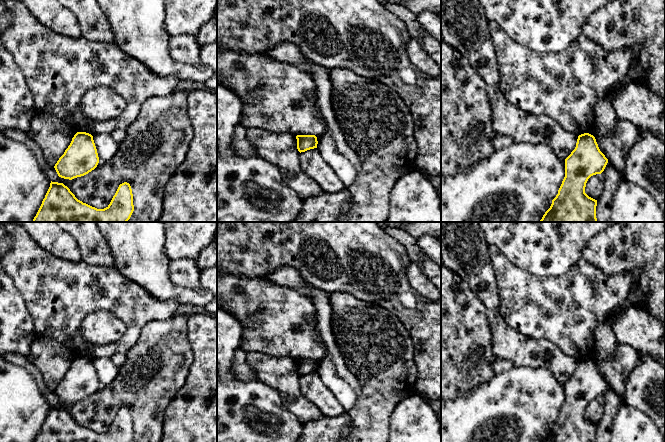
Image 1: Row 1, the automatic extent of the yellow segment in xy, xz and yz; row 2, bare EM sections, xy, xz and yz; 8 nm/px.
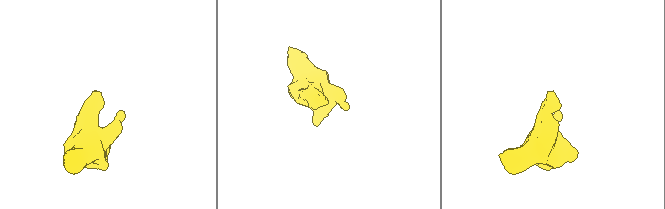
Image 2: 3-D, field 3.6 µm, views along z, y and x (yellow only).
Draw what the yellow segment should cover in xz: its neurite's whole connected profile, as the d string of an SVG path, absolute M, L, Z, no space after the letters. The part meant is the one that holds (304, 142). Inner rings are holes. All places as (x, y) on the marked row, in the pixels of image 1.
M297 135L296 139L297 149L300 153L317 148L318 141L315 135Z

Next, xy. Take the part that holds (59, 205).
M52 182L42 201L42 204L32 222L127 222L134 211L133 194L129 183L119 185L110 204L104 209L97 209L78 200L70 189L63 183Z

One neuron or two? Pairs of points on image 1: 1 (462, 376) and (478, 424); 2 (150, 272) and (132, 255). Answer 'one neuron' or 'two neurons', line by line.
1: two neurons
2: one neuron

